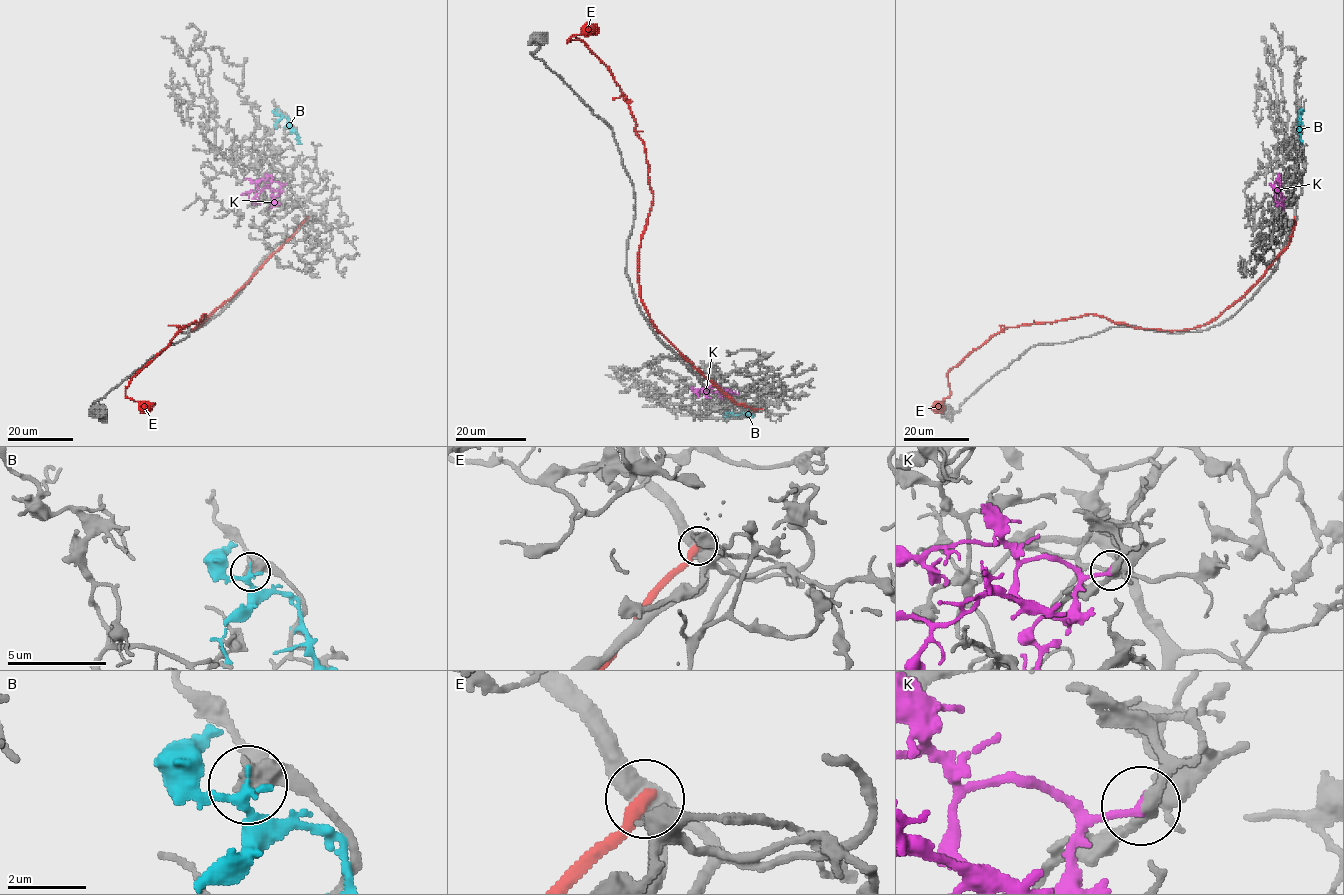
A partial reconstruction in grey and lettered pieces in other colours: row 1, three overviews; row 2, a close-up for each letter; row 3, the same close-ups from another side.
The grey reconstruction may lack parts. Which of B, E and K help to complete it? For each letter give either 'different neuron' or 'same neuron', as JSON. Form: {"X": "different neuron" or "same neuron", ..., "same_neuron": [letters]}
{"B": "different neuron", "E": "different neuron", "K": "same neuron", "same_neuron": ["K"]}

